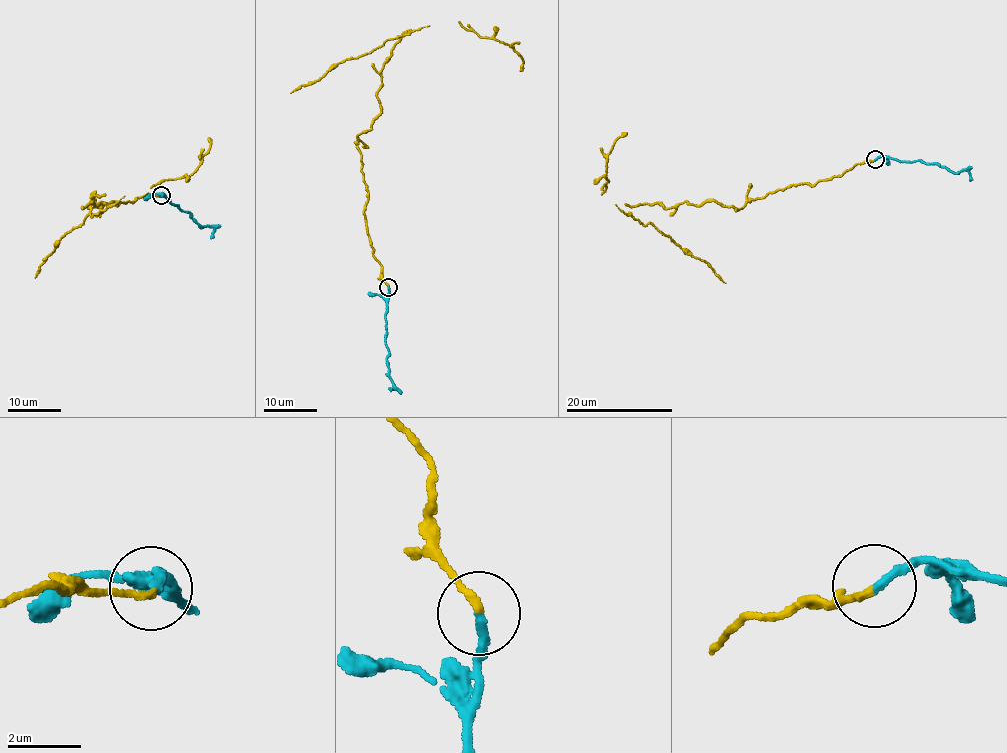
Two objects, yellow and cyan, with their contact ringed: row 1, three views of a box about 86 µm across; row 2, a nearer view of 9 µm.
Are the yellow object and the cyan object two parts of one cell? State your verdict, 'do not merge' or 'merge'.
merge

